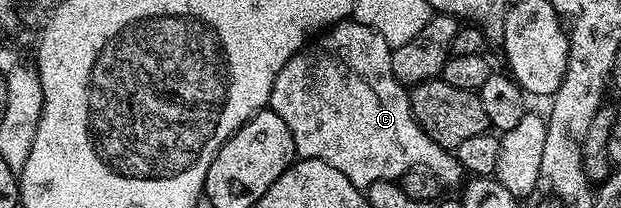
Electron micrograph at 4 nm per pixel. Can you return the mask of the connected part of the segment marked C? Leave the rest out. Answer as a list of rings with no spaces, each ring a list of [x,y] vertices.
[[[335,24],[315,35],[276,74],[269,111],[284,118],[288,130],[292,130],[294,151],[301,159],[323,160],[328,166],[336,166],[357,188],[365,190],[377,180],[397,181],[409,168],[427,168],[444,186],[461,185],[464,173],[457,155],[441,148],[416,122],[407,89],[392,74],[391,51],[390,44],[368,26]]]

